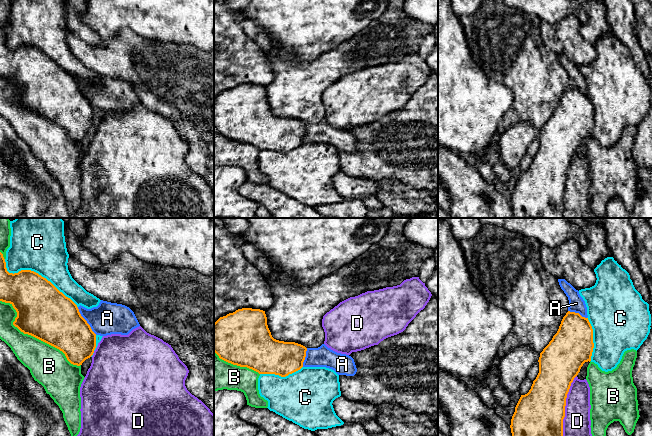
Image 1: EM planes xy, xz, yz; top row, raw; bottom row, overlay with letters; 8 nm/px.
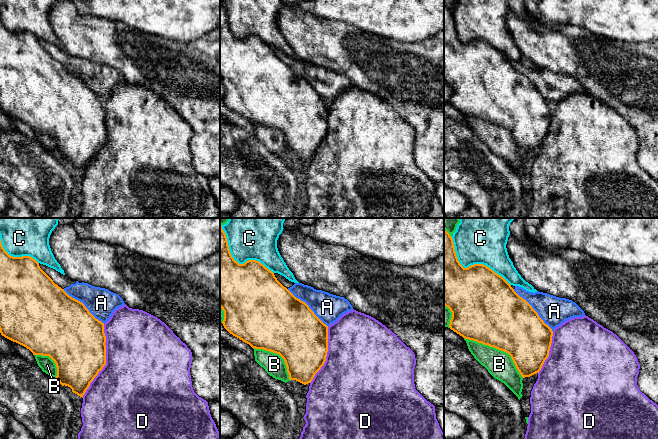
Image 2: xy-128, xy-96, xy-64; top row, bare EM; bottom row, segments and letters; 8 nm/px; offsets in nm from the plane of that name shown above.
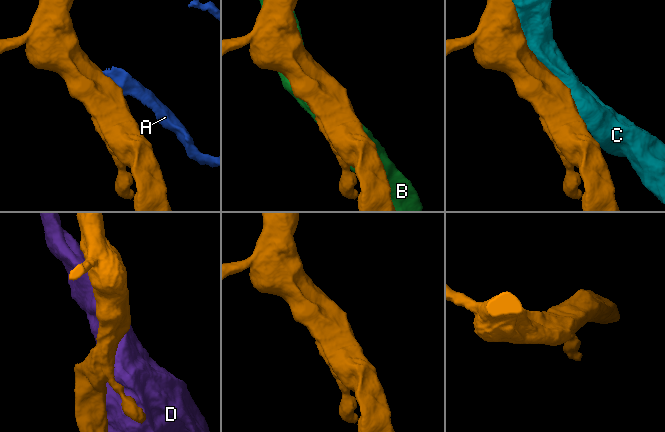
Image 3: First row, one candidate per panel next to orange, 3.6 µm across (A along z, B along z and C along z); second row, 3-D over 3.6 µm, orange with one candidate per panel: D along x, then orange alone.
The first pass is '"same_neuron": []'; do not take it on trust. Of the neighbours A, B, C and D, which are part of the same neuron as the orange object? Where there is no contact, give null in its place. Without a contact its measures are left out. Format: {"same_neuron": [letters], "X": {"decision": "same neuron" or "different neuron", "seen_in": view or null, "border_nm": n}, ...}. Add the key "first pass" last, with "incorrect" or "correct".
{"same_neuron": [], "A": {"decision": "different neuron", "seen_in": "xy", "border_nm": 280}, "B": {"decision": "different neuron", "seen_in": "xy", "border_nm": 850}, "C": {"decision": "different neuron", "seen_in": "xy", "border_nm": 700}, "D": {"decision": "different neuron", "seen_in": "yz", "border_nm": 550}, "first pass": "correct"}

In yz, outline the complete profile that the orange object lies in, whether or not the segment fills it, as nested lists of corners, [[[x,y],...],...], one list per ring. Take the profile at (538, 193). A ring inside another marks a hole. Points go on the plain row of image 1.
[[[568,87],[557,109],[539,133],[539,149],[531,165],[521,171],[511,195],[514,218],[562,218],[566,174],[571,159],[585,138],[591,137],[594,124],[593,105],[588,94]]]

